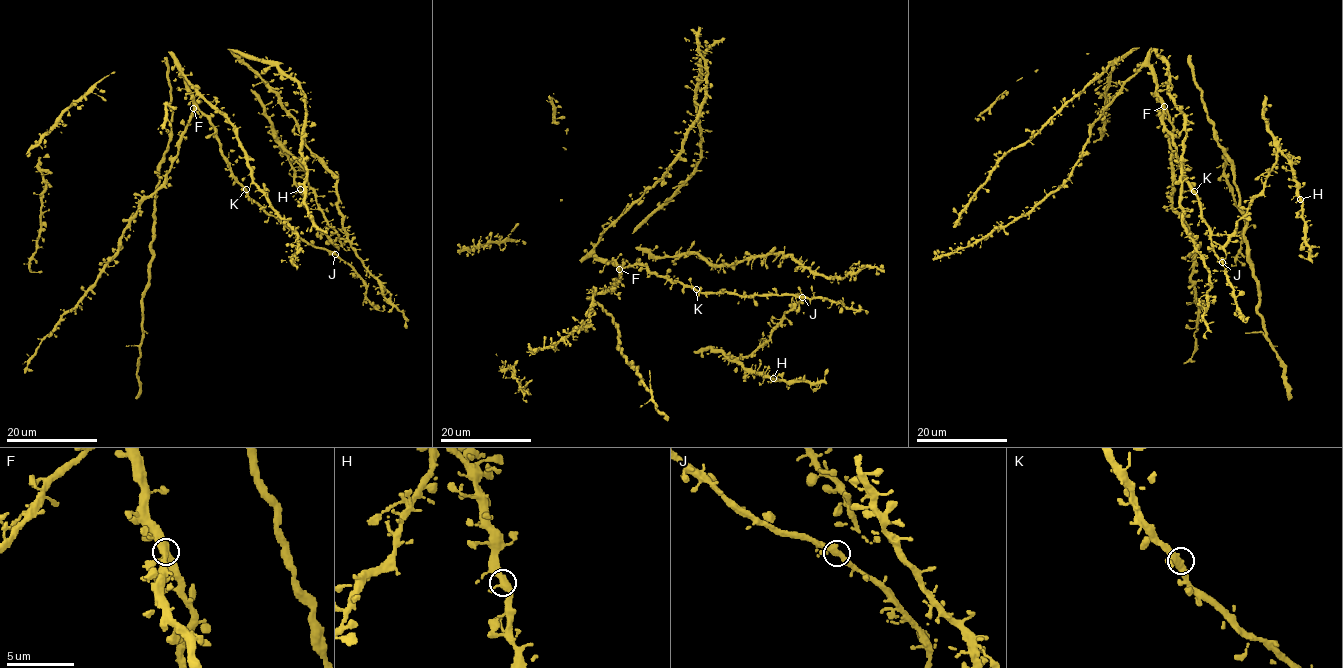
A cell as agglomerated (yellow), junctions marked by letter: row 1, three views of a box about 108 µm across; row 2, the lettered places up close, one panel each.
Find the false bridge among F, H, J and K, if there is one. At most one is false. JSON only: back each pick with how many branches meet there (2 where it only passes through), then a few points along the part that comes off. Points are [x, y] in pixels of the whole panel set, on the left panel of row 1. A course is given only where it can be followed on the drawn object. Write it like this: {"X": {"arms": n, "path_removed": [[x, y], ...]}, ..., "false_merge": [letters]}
{"false_merge": []}

